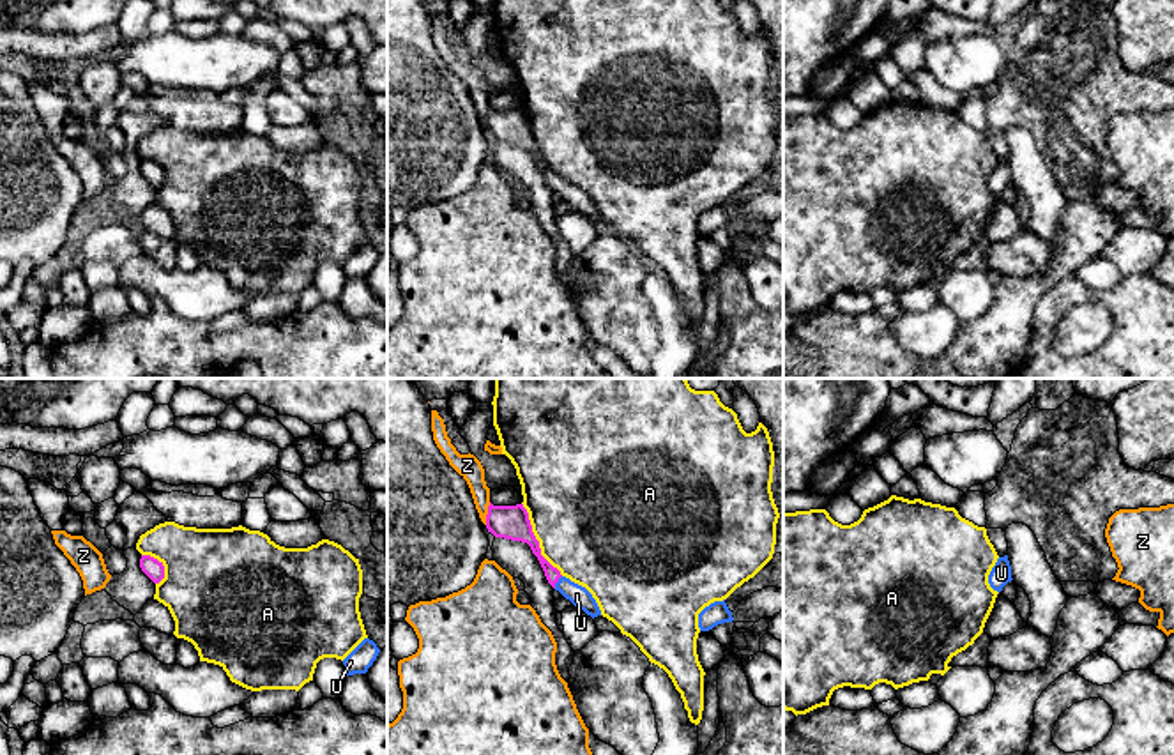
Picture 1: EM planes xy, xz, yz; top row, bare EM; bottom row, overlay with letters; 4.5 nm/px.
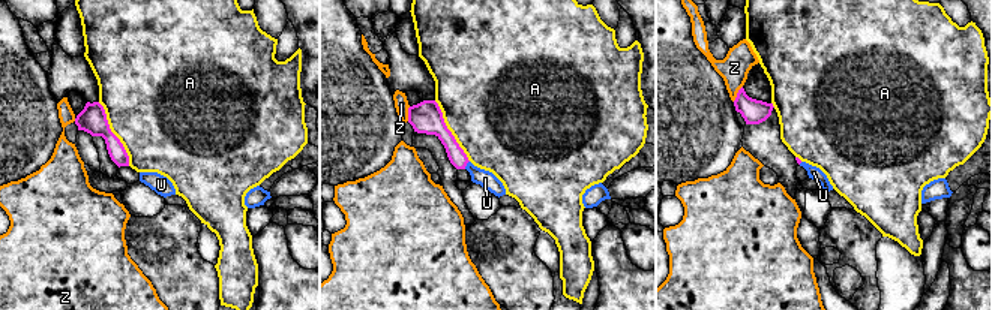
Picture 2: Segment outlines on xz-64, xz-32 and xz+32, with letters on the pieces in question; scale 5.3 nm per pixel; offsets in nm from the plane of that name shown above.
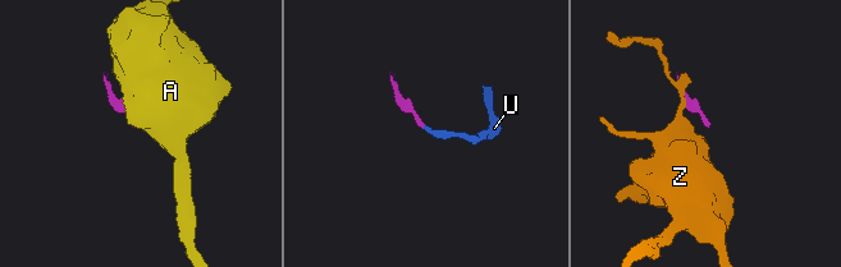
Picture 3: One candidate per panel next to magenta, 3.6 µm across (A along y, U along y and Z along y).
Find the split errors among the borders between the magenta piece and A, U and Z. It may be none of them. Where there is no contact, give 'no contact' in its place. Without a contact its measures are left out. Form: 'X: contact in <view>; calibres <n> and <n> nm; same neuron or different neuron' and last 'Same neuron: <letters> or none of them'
A: contact in xz; calibres 160 and 480 nm; different neuron
U: contact in xz; calibres 70 and 90 nm; same neuron
Z: contact in xz; calibres 160 and 110 nm; different neuron
Same neuron: U

